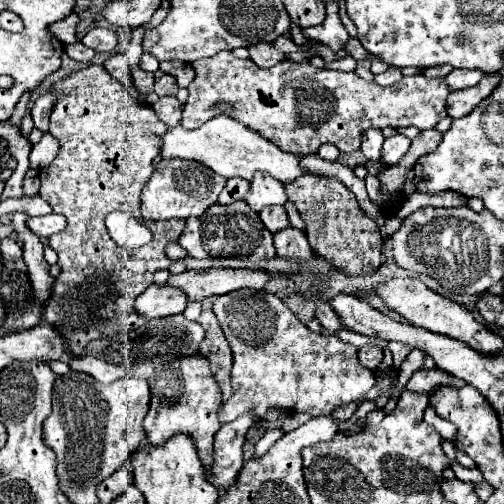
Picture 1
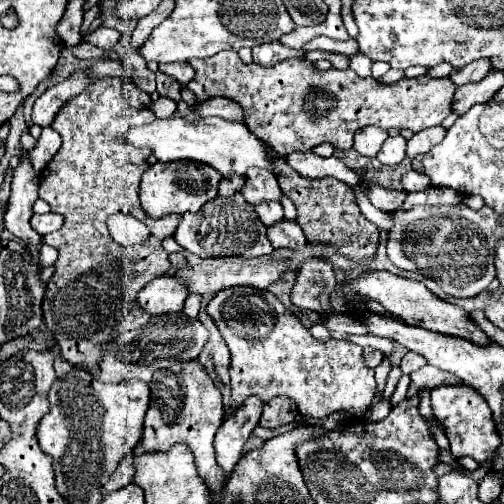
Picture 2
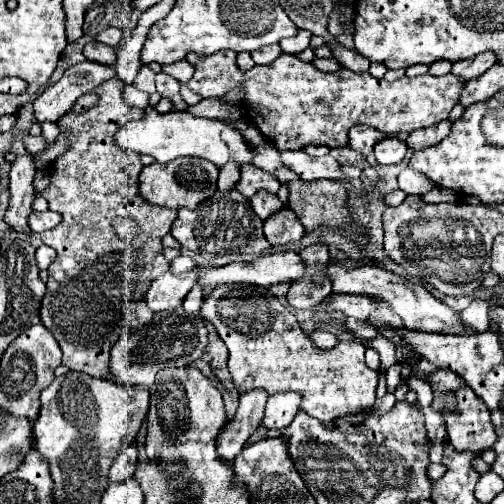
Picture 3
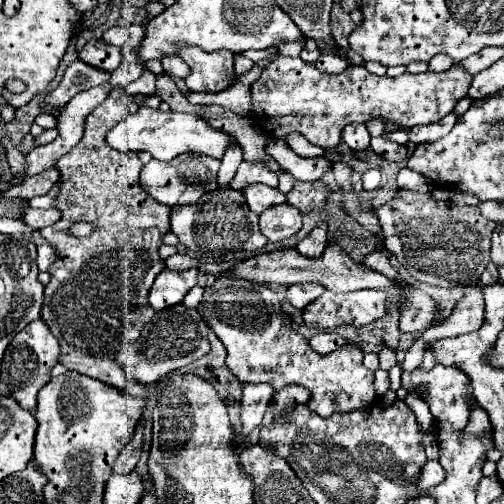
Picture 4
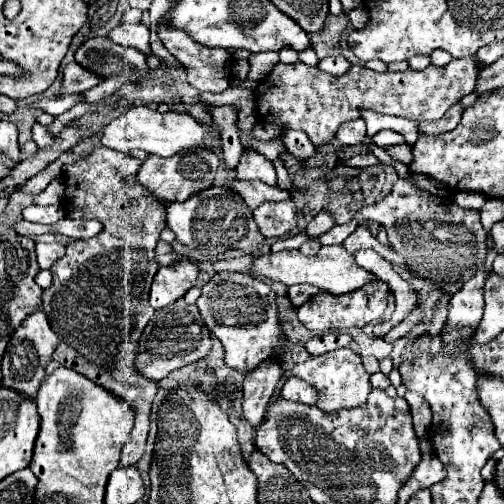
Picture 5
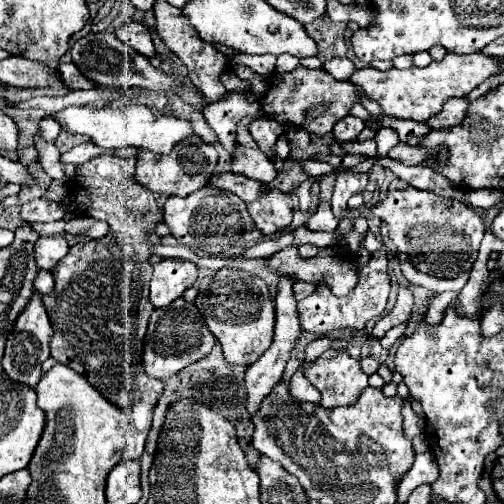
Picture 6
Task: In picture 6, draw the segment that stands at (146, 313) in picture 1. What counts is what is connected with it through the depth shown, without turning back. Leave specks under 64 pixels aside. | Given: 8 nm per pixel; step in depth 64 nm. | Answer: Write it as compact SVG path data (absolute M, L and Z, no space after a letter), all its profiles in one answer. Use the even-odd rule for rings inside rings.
M168 258L154 266L154 274L150 280L150 302L154 308L162 308L172 304L176 298L184 294L198 278L198 268L192 262Z

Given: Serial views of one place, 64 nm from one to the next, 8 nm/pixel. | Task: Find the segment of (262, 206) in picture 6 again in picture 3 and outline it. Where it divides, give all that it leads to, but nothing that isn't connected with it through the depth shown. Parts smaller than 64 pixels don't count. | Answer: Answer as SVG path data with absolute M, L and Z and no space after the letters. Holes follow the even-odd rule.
M282 208L276 216L270 216L264 222L264 234L272 246L280 246L300 240L304 236L304 228L290 208Z

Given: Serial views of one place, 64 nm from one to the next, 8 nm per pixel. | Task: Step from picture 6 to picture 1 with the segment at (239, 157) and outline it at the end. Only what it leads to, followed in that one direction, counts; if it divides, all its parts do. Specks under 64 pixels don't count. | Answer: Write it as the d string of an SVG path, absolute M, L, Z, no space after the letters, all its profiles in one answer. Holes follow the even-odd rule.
M262 172L262 174L256 174L256 180L252 180L246 204L254 212L260 214L260 210L264 206L284 206L286 200L288 200L288 196L286 196L284 186L276 178L264 176L264 172Z

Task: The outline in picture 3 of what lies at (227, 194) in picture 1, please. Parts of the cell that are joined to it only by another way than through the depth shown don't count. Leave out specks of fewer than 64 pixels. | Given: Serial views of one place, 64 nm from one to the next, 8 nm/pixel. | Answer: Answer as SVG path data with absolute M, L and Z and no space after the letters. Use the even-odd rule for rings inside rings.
M228 164L228 168L220 170L218 192L222 192L222 194L230 192L230 190L236 188L238 182L240 182L240 168L236 168L236 164Z

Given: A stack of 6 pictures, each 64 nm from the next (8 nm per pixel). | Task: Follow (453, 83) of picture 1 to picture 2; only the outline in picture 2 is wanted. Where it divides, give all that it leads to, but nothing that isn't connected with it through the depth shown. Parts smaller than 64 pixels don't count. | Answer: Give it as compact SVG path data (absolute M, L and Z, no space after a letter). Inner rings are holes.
M478 60L478 62L472 62L460 70L454 70L450 74L450 80L456 84L456 86L464 86L464 84L476 84L480 82L488 72L490 72L490 64L488 60Z

